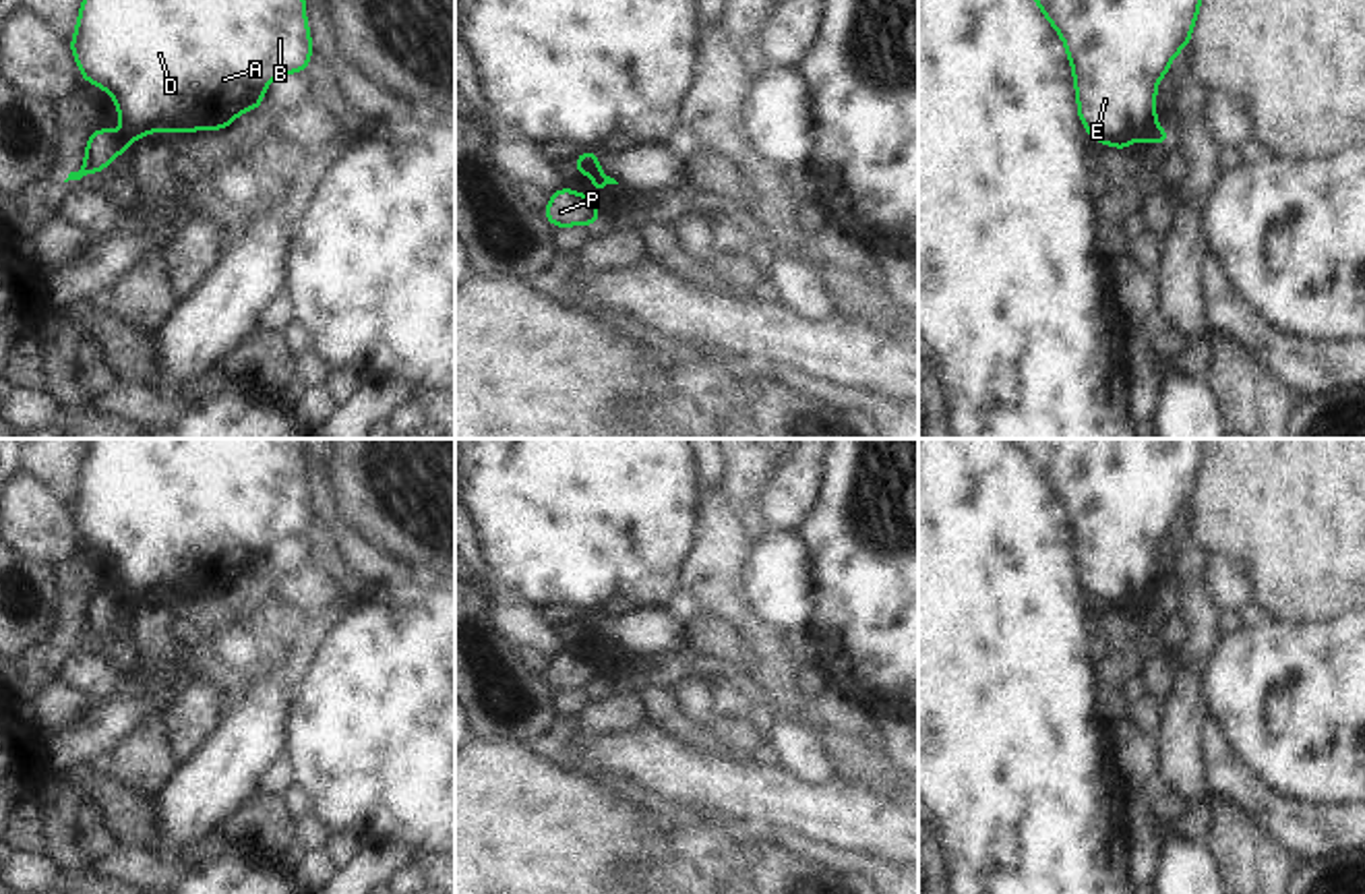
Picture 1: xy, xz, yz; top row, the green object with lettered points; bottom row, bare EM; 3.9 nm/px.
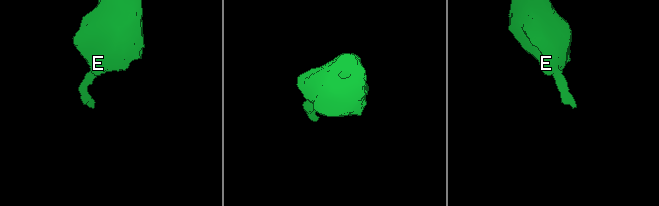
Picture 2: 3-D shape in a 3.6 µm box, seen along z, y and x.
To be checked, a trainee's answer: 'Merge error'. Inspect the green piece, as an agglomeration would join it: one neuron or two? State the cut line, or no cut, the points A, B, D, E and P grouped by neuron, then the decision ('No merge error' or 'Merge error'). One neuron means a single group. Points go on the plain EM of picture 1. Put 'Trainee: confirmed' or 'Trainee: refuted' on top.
Trainee: confirmed
Split along yz (1155, 588), (1140, 603). Groups: A B D E / P. Merge error.

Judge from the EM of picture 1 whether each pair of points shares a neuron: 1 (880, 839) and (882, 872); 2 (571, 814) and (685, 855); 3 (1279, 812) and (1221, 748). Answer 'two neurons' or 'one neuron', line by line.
1: two neurons
2: two neurons
3: one neuron

